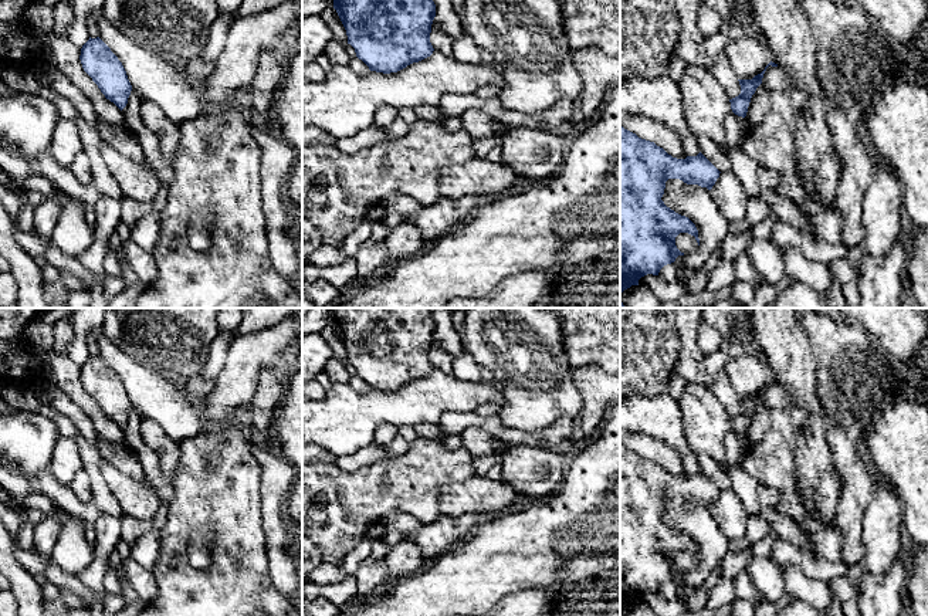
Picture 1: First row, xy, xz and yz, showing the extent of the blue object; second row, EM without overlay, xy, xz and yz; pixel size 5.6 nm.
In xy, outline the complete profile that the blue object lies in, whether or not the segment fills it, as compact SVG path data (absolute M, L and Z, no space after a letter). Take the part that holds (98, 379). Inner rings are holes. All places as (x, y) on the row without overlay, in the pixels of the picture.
M89 355L81 366L79 378L84 389L98 403L105 416L122 429L128 422L132 403L118 375L99 355Z

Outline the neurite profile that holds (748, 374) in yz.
M755 352L729 361L725 372L738 397L752 397L770 380L765 358Z

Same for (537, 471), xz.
M517 444L502 450L501 481L518 494L545 497L559 490L569 458L548 447Z

